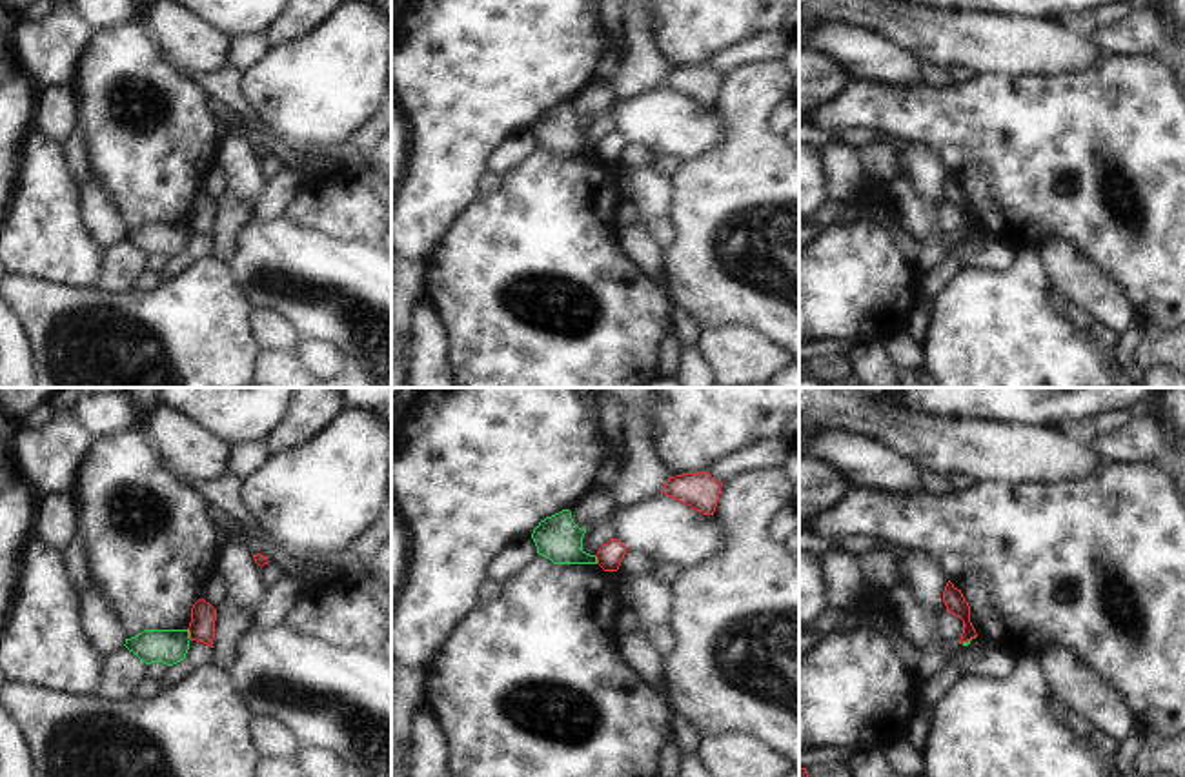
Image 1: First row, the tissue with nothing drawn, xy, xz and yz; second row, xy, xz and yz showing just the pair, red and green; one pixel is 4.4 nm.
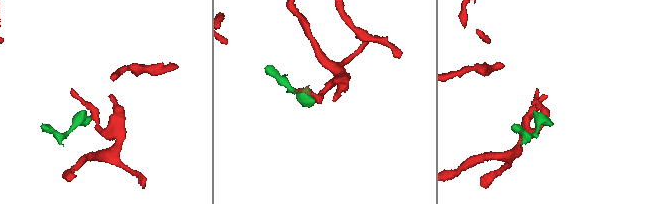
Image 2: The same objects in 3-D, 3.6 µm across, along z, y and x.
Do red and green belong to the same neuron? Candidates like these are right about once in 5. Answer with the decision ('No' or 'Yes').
No

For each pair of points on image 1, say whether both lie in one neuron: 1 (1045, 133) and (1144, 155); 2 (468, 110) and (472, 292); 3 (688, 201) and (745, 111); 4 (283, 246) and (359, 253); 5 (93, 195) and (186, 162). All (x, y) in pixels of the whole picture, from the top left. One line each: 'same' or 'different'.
1: same
2: different
3: same
4: same
5: different

